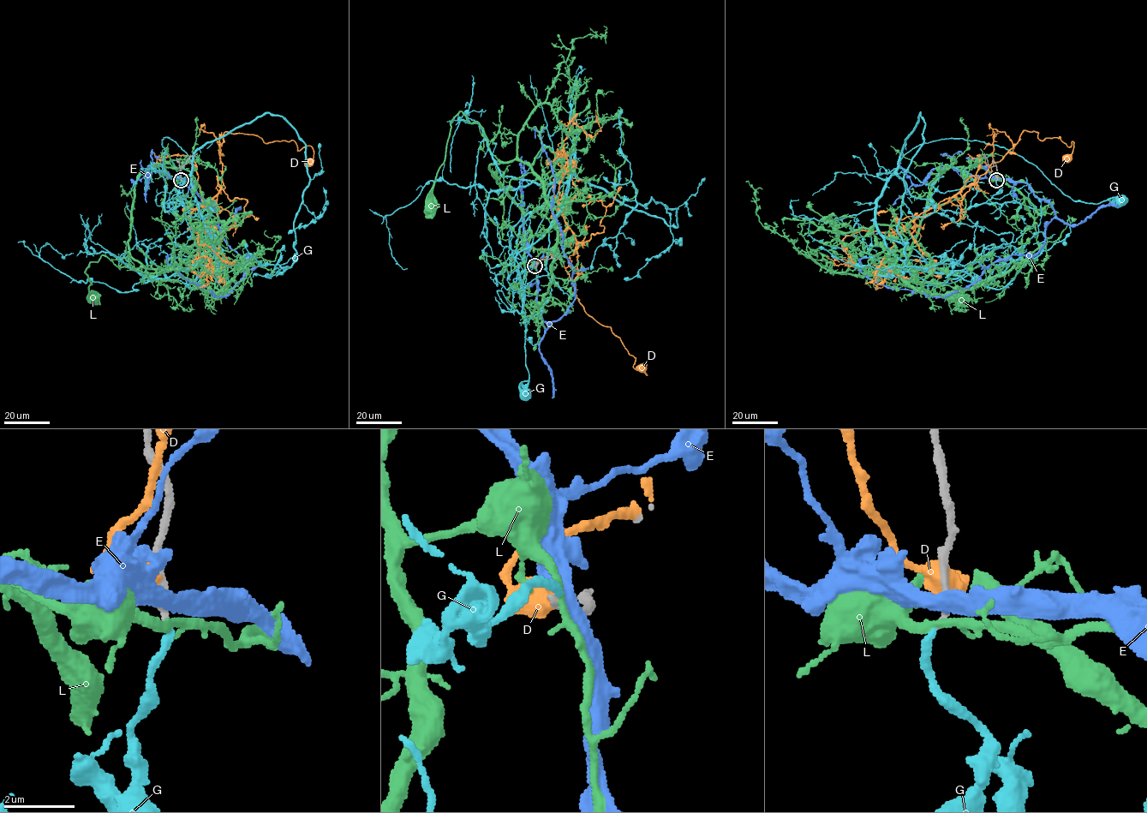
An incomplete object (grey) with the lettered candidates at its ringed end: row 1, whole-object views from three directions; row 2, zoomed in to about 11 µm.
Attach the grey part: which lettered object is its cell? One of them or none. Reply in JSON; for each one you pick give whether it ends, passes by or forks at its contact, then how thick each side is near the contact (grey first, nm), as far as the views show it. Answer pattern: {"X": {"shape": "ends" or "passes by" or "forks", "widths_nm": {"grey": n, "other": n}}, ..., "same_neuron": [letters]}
{"G": {"shape": "ends", "widths_nm": {"grey": 190, "other": 200}}, "same_neuron": ["G"]}

